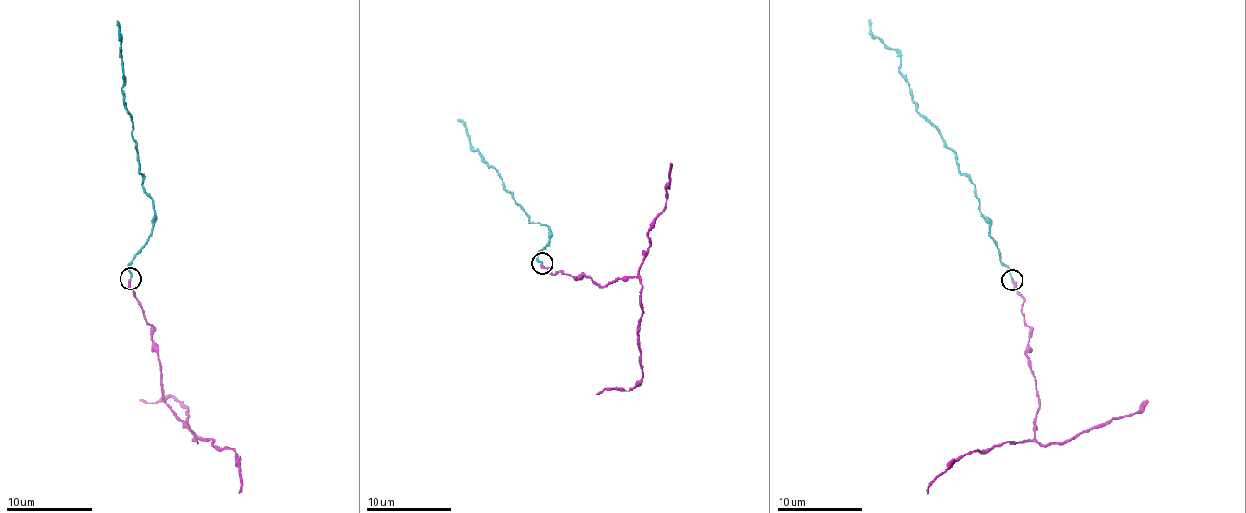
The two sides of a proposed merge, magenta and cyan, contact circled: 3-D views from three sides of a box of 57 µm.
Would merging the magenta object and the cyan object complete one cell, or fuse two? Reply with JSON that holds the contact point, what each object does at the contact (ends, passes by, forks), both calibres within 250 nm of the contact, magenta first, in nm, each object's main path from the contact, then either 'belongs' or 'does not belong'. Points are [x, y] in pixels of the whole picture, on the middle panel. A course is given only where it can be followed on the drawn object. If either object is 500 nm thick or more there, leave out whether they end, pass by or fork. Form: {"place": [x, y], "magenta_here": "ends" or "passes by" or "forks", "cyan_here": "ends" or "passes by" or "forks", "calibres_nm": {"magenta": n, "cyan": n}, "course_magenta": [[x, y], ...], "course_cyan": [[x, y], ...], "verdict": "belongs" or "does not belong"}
{"place": [541, 263], "magenta_here": "ends", "cyan_here": "ends", "calibres_nm": {"magenta": 200, "cyan": 160}, "course_magenta": [[541, 262], [553, 274], [585, 275], [601, 287], [634, 276], [642, 285], [642, 378], [626, 391], [597, 393]], "course_cyan": [[541, 262], [536, 256], [549, 240], [548, 227], [530, 223], [502, 178], [474, 151], [466, 125], [457, 119]], "verdict": "belongs"}

